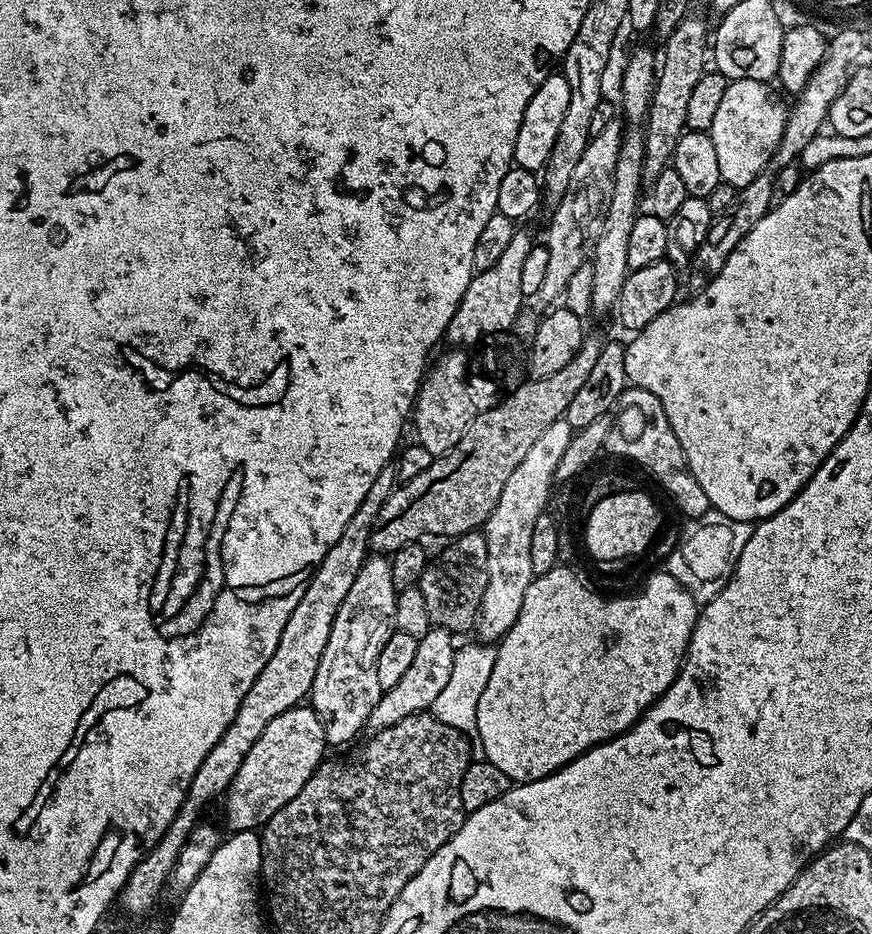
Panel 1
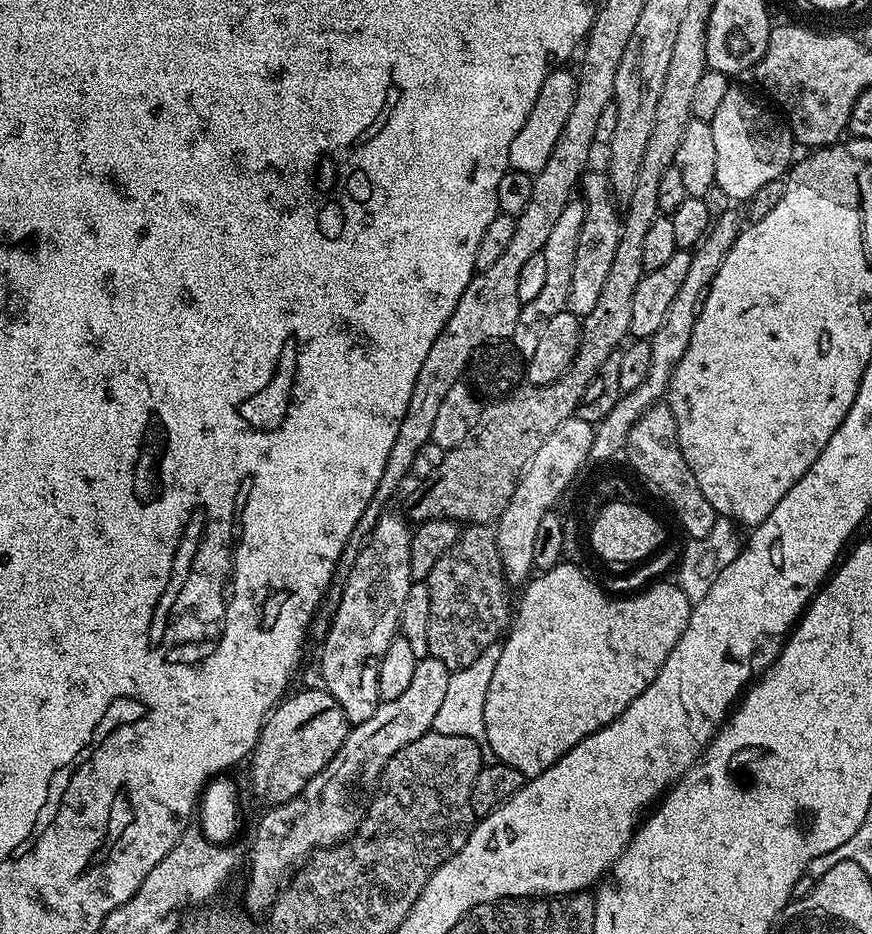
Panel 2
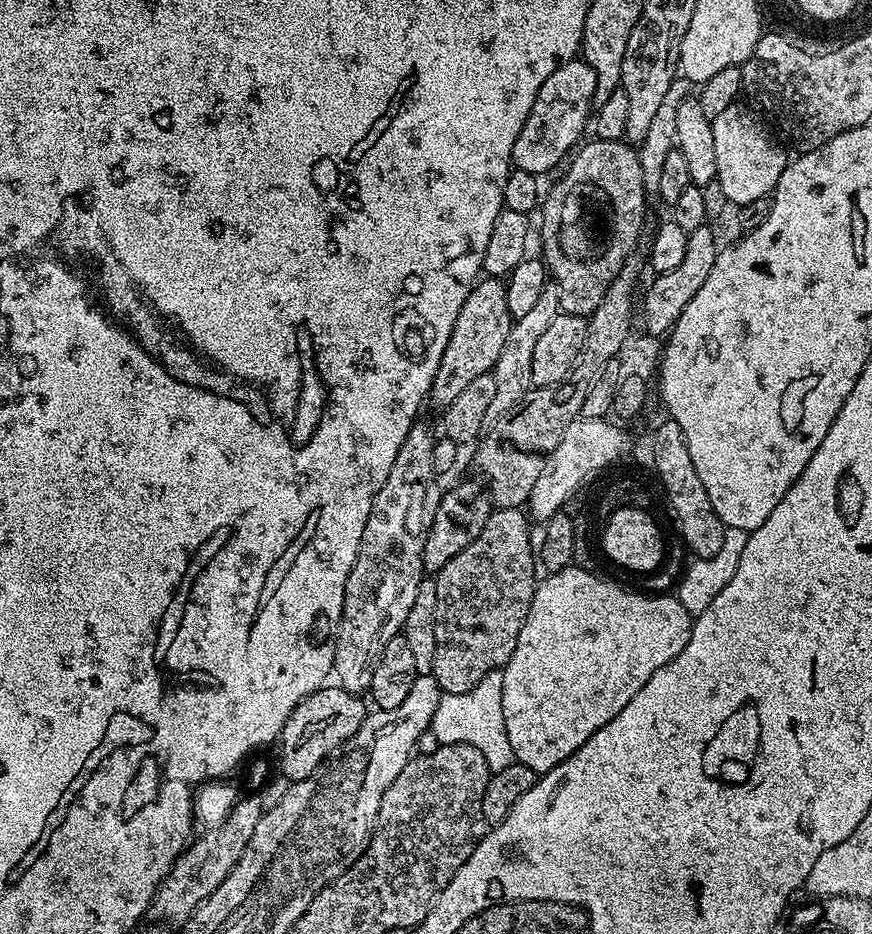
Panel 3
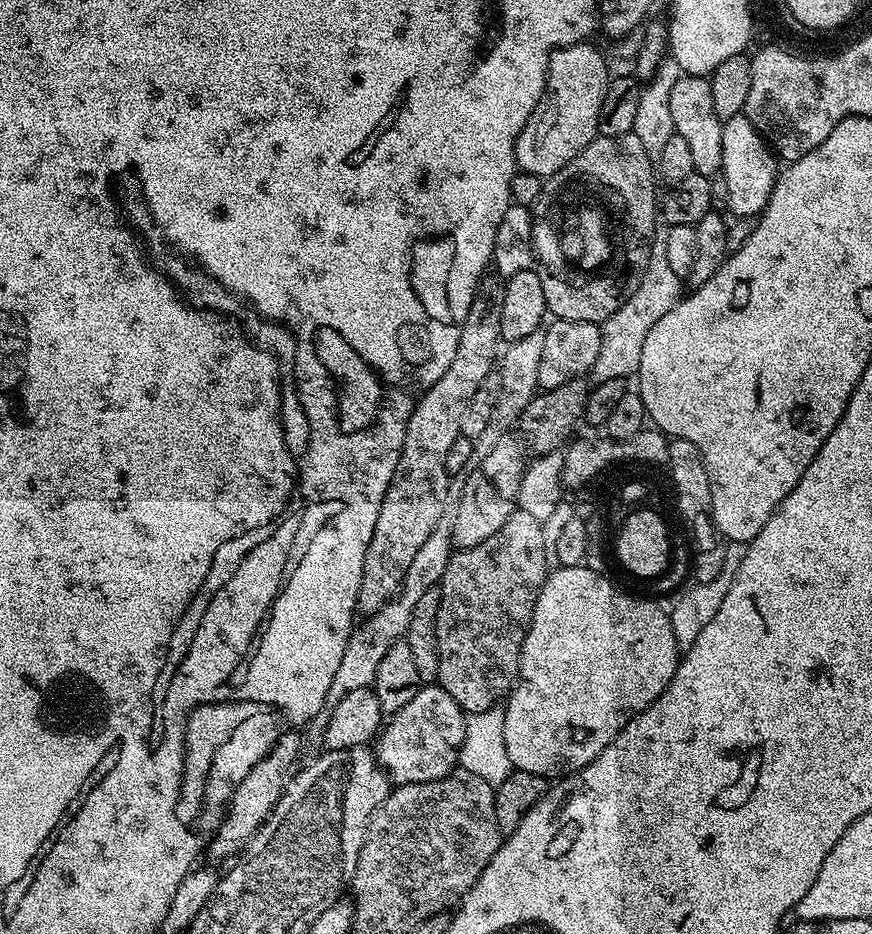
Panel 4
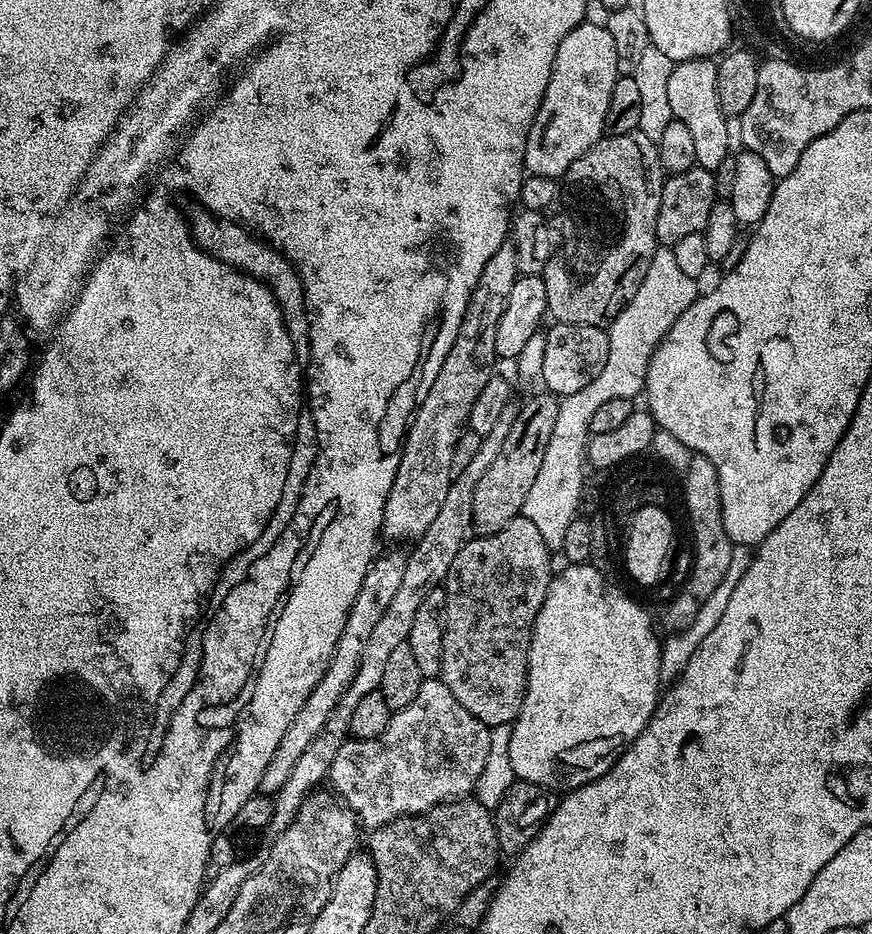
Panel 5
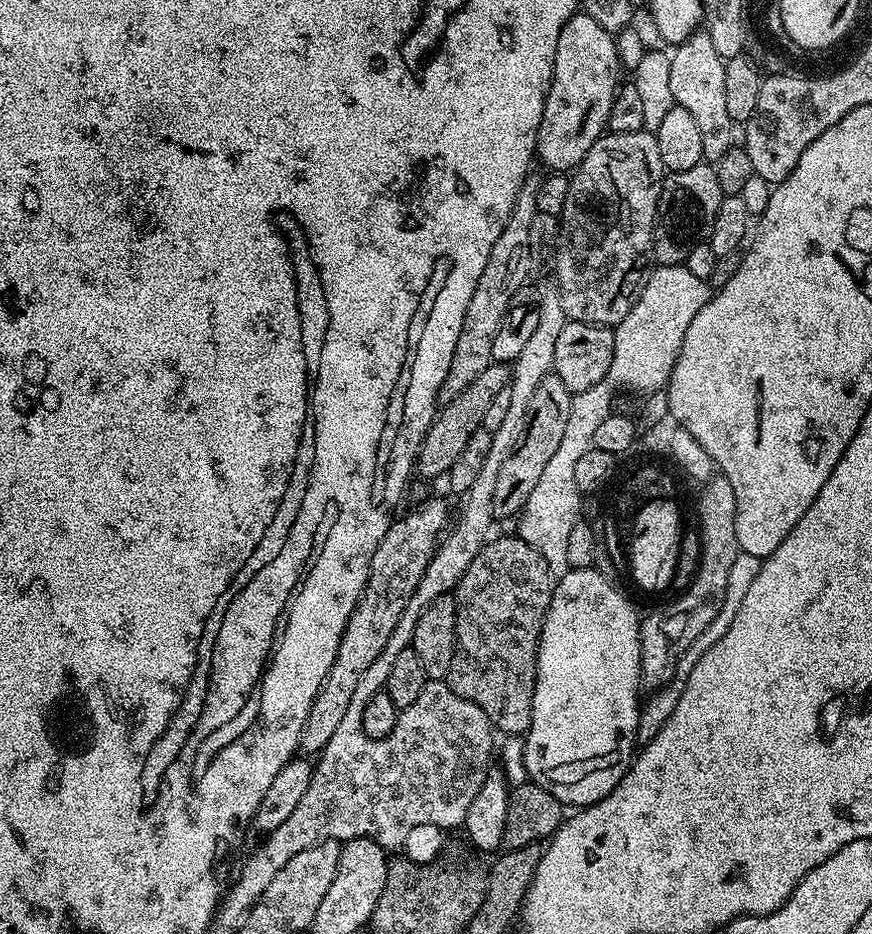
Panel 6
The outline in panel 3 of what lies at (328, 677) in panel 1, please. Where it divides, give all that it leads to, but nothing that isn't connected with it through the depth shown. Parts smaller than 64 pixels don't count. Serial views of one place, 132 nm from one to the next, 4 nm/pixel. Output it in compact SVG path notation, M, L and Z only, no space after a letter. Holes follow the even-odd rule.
M423 422L413 424L410 434L406 434L406 442L402 442L402 450L398 450L398 458L394 458L394 466L390 466L390 475L386 477L386 482L382 482L382 490L378 490L374 498L374 506L370 506L370 518L366 518L366 530L362 530L358 558L350 570L350 578L346 578L346 594L332 663L335 679L340 679L337 680L339 687L348 692L364 694L371 689L374 670L378 670L384 644L390 642L390 638L401 635L406 614L410 614L410 606L414 606L418 586L426 579L422 550L426 546L426 534L434 522L442 495L442 487L436 481L439 480L438 474L434 470L437 439L437 433L432 433Z

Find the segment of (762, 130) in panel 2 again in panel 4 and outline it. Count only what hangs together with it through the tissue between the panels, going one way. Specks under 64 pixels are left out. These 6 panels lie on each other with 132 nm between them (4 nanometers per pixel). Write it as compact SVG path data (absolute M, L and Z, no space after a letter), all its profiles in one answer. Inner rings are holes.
M741 114L723 121L722 166L720 172L726 178L726 190L730 194L727 211L733 217L759 217L768 204L770 194L776 185L778 156L767 139L761 136L755 124Z

